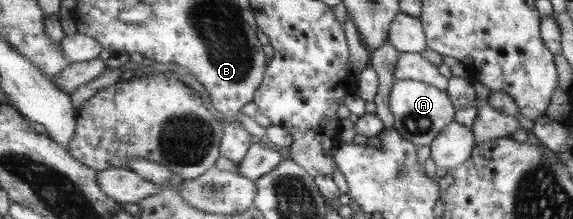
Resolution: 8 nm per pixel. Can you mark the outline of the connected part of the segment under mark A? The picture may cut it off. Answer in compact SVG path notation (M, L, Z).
M396 80L389 95L390 111L394 116L394 127L413 144L427 146L456 120L458 109L449 93L435 85L416 80Z

